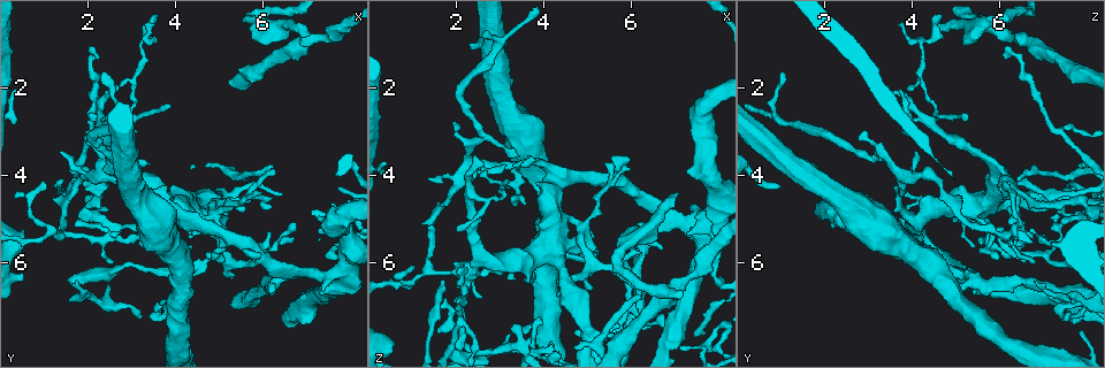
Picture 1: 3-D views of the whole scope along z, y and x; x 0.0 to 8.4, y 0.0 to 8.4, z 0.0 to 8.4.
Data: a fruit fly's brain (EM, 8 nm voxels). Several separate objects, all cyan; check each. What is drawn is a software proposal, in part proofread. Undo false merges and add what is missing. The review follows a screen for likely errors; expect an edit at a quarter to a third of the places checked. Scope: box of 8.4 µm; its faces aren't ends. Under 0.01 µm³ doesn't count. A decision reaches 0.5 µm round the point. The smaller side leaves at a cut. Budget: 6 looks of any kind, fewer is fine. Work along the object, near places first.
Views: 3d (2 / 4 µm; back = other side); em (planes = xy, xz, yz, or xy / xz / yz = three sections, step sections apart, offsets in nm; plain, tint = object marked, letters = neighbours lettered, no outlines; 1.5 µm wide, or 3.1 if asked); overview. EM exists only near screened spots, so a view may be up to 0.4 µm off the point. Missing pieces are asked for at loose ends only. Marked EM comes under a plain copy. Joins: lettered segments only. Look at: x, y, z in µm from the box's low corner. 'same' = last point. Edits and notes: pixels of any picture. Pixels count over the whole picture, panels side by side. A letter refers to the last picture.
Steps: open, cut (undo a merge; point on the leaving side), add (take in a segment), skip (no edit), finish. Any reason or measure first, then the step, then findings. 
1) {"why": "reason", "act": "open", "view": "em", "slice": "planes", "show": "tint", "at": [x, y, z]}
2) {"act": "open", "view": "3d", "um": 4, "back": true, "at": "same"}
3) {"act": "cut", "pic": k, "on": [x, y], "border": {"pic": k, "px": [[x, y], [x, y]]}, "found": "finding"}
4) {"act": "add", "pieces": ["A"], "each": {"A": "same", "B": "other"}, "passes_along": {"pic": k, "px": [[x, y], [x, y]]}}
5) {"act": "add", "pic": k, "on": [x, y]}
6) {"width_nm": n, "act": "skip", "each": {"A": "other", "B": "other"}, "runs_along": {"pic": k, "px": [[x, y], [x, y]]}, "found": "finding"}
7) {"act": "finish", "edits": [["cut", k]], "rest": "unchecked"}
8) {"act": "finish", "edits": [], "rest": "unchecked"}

{"why": "an open end", "act": "open", "view": "3d", "um": 2, "at": [7.05, 0.80, 4.45]}

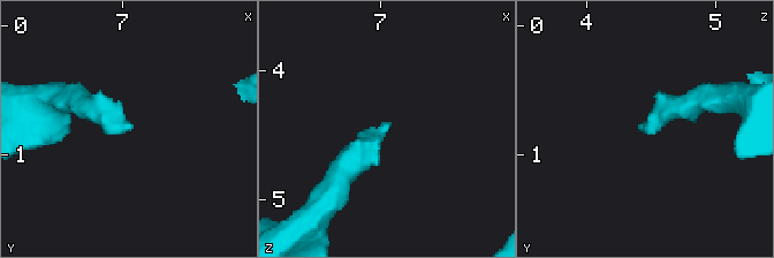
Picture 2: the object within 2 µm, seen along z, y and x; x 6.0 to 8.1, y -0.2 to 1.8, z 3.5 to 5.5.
{"act": "open", "view": "em", "slice": "planes", "show": "letters", "at": [7.10, 0.80, 4.40]}

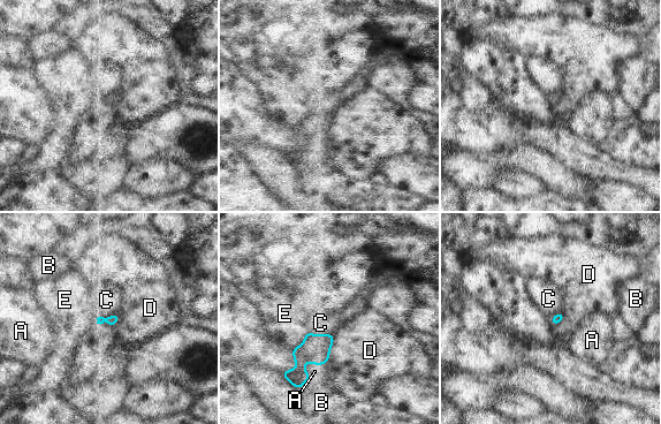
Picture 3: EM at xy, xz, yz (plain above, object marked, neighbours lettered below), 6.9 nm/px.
{"act": "add", "pieces": ["C"], "each": {"A": "other", "B": "other", "C": "same", "D": "other", "E": "other"}, "passes_along": {"pic": 3, "px": [[316, 348], [320, 335], [320, 323]]}, "found": "the neuron continues"}

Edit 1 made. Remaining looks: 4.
{"why": "thin end", "act": "open", "view": "3d", "um": 4, "back": true, "at": [6.15, 5.30, 5.85]}

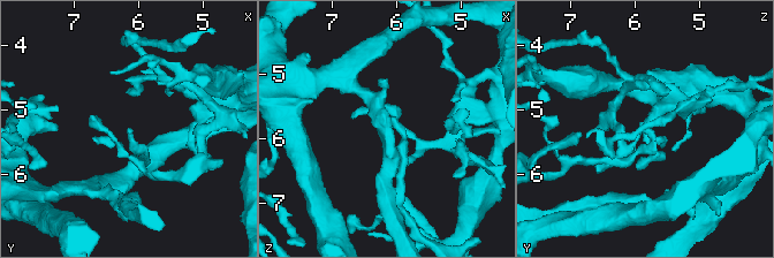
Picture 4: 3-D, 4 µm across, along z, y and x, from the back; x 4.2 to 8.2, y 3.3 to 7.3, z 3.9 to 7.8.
{"why": "need the tissue", "act": "open", "view": "em", "slice": "xz", "step": 8, "show": "letters", "at": [6.20, 5.30, 5.80]}

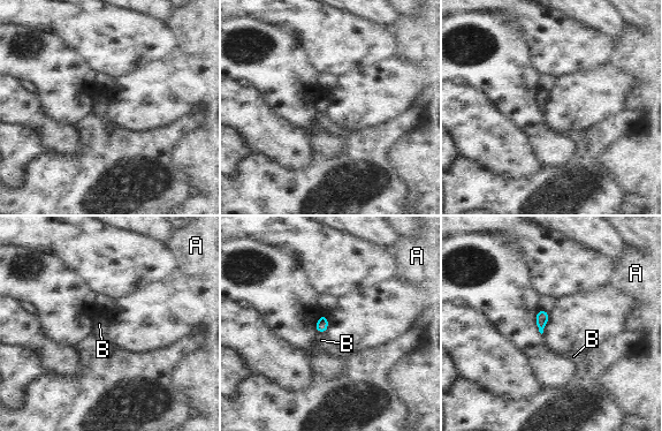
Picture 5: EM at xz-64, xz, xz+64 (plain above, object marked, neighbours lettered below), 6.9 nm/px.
{"act": "skip", "each": {"A": "other", "B": "other"}, "found": "no lettered segment goes on from it"}

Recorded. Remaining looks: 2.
{"why": "an open end", "act": "open", "view": "em", "slice": "planes", "show": "letters", "at": [5.75, 4.60, 7.50]}

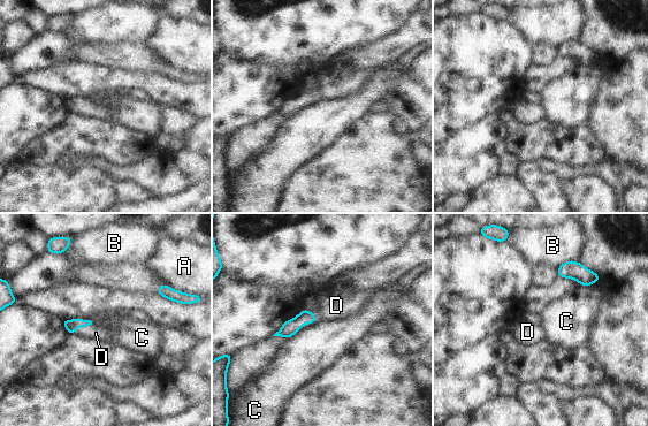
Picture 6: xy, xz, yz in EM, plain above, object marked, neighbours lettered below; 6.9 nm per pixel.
{"longest_contact_nm": ["C", 170], "act": "add", "pieces": ["D"], "each": {"A": "other", "B": "other", "C": "other", "D": "same"}, "passes_along": {"pic": 6, "px": [[289, 328], [310, 322], [336, 305]]}, "found": "the neuron continues"}

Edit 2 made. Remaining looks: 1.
{"act": "finish", "edits": [["add", 3], ["add", 6]], "rest": "unchecked"}

